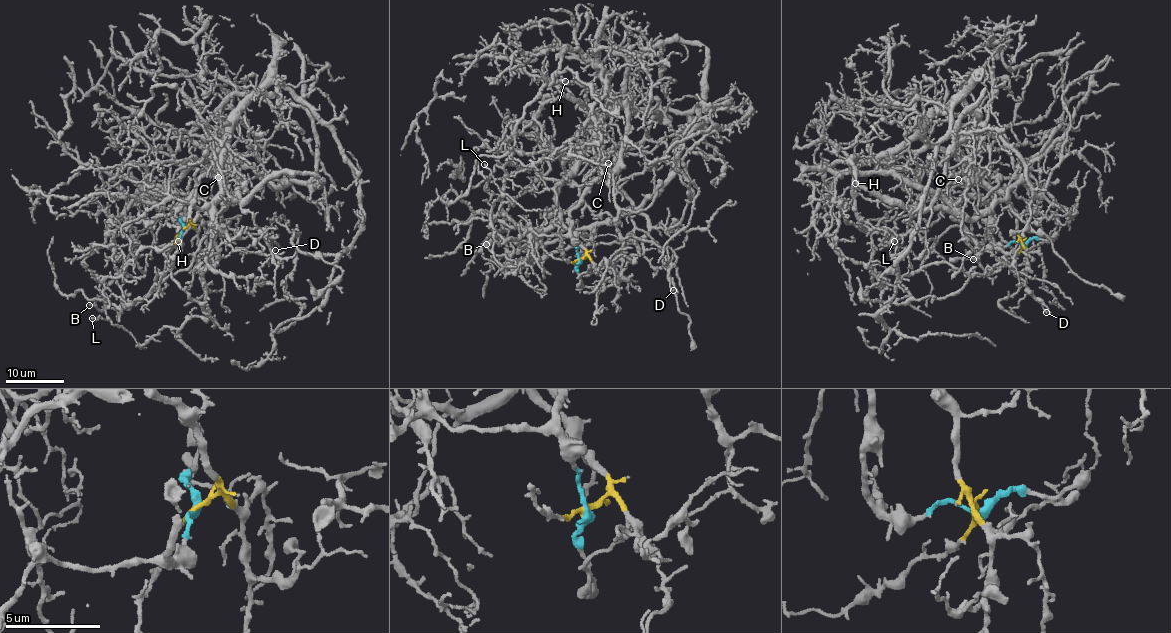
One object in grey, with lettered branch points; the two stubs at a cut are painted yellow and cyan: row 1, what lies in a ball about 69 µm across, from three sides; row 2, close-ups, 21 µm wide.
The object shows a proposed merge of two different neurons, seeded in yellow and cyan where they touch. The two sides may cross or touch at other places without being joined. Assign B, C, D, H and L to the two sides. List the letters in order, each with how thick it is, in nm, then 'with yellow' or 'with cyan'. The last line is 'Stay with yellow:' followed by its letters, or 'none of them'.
B: 120 nm | with cyan
C: 100 nm | with yellow
D: 110 nm | with cyan
H: 460 nm | with yellow
L: 220 nm | with cyan
Stay with yellow: C, H

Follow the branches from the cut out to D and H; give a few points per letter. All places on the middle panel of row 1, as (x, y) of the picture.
D: (579, 260), (569, 214), (596, 180), (613, 172), (616, 230), (624, 238), (637, 237), (665, 249), (674, 291)
H: (579, 260), (586, 252), (563, 223), (556, 192), (598, 131), (608, 74), (567, 47), (551, 81), (565, 81)

